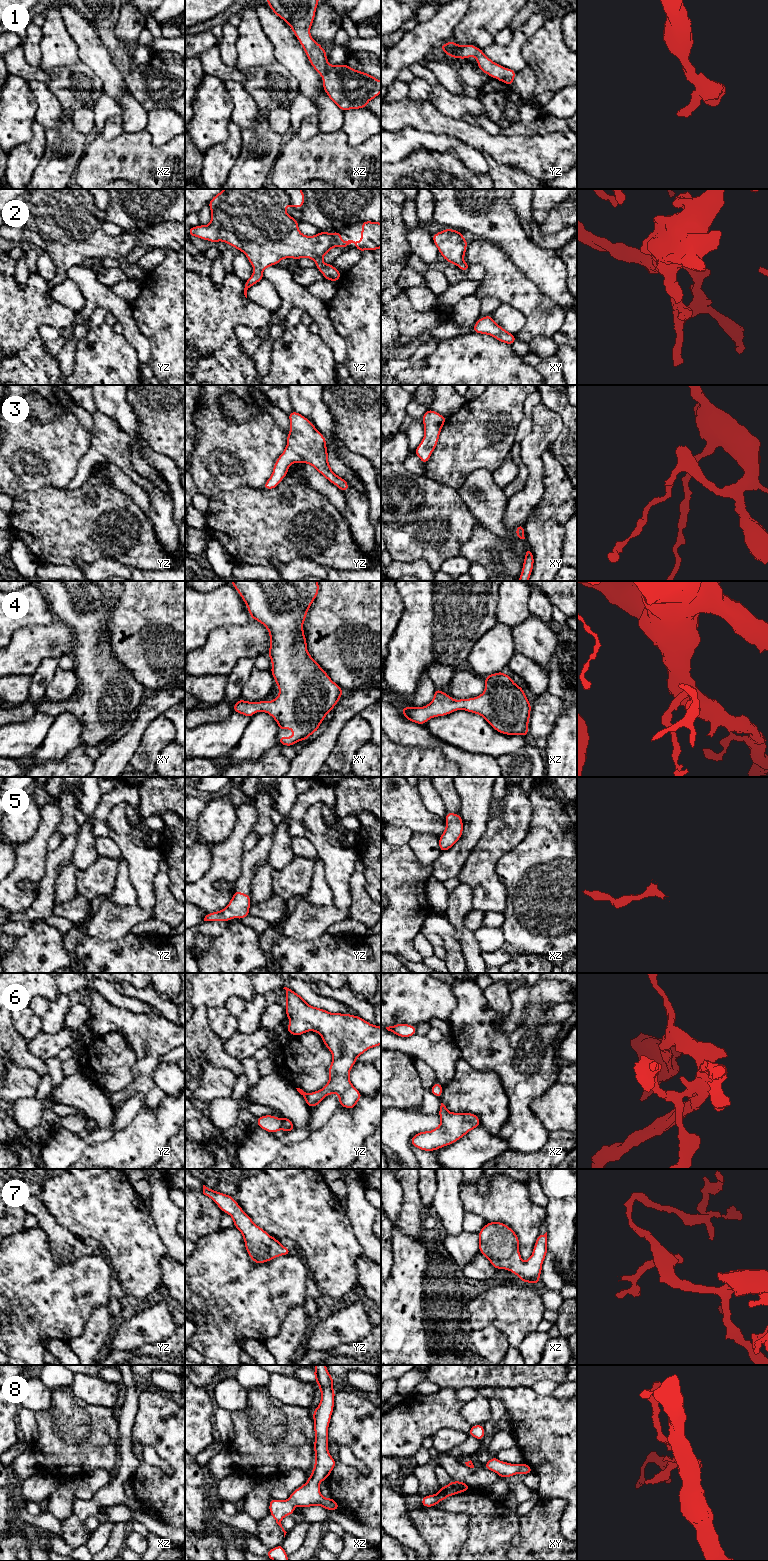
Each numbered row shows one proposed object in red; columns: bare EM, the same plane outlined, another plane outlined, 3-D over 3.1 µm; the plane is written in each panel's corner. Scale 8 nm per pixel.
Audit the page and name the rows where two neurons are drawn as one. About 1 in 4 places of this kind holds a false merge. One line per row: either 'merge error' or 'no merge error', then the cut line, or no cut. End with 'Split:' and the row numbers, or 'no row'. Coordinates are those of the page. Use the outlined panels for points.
1: no merge error | no cut
2: no merge error | no cut
3: no merge error | no cut
4: no merge error | no cut
5: no merge error | no cut
6: no merge error | no cut
7: no merge error | no cut
8: no merge error | no cut
Split: no row

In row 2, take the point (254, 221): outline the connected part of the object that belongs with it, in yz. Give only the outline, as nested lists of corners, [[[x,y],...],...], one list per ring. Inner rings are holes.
[[[223,189],[208,204],[211,209],[210,224],[191,227],[188,234],[212,243],[225,242],[246,255],[254,269],[250,278],[244,282],[246,298],[247,290],[264,279],[263,270],[272,265],[277,265],[282,259],[312,259],[326,280],[337,283],[342,273],[332,264],[323,262],[324,255],[329,253],[333,247],[346,249],[354,242],[354,247],[360,253],[364,250],[374,251],[381,248],[380,222],[361,222],[360,243],[356,239],[348,237],[345,245],[339,231],[334,233],[319,231],[314,236],[302,234],[298,228],[298,220],[291,217],[284,209],[286,207],[301,208],[304,202],[305,196],[301,189]]]

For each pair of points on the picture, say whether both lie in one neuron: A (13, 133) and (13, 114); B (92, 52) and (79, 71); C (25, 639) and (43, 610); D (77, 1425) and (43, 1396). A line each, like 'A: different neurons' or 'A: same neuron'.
A: same neuron
B: different neurons
C: different neurons
D: different neurons

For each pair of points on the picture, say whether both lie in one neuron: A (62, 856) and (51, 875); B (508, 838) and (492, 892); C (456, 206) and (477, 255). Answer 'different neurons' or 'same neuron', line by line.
A: same neuron
B: same neuron
C: different neurons

